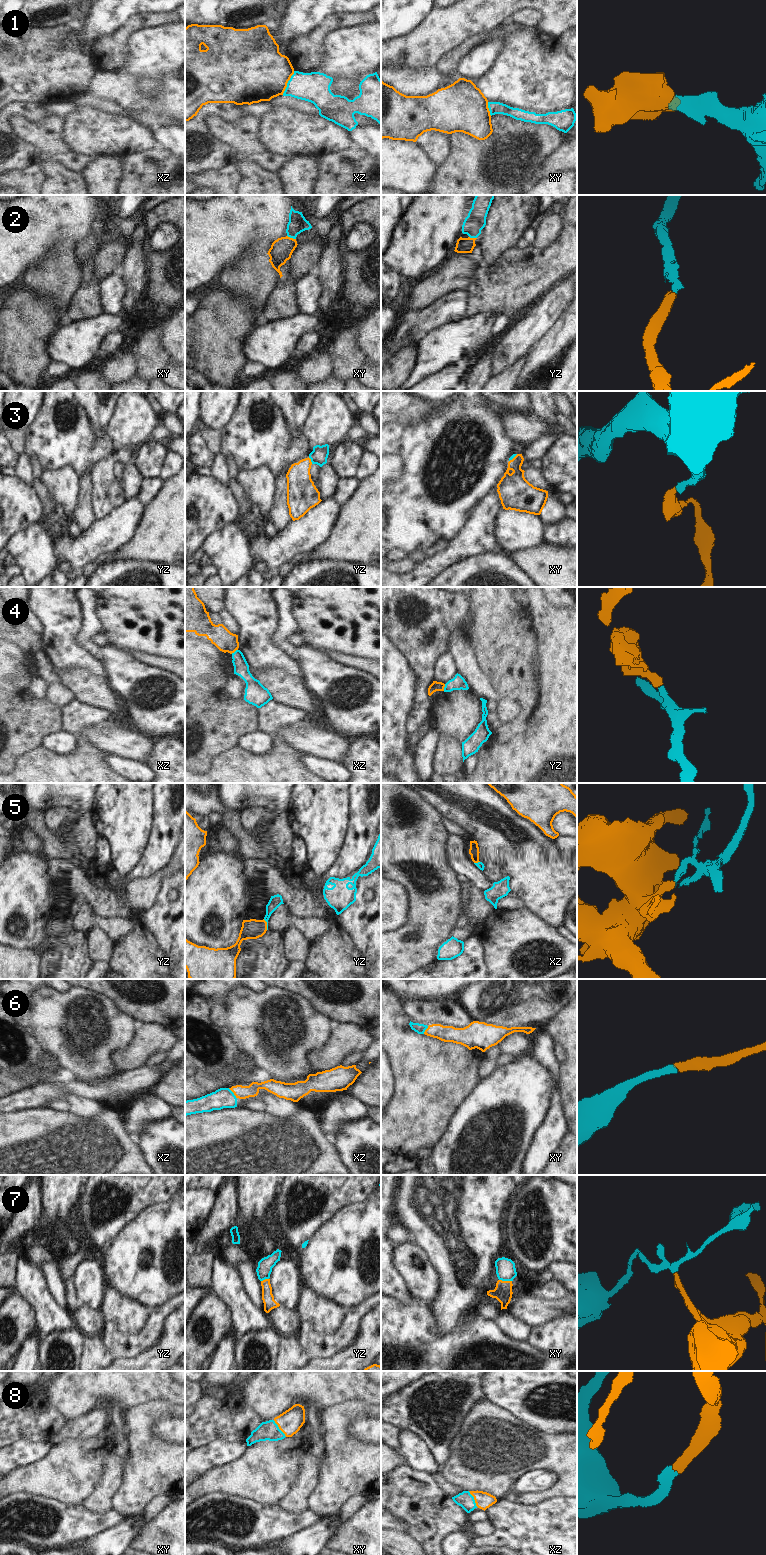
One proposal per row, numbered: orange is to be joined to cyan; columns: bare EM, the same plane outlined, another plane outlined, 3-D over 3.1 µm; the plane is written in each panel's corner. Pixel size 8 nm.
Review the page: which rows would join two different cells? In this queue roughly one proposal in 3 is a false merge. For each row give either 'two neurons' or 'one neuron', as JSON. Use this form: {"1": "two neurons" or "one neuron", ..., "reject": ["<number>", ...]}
{"1": "two neurons", "2": "one neuron", "3": "one neuron", "4": "two neurons", "5": "one neuron", "6": "one neuron", "7": "two neurons", "8": "one neuron", "reject": ["1", "4", "7"]}

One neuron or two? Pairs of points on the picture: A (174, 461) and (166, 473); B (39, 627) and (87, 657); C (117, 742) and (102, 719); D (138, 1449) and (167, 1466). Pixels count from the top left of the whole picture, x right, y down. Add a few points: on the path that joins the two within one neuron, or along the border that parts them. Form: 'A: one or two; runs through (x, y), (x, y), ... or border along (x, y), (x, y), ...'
A: one; runs through (173, 464), (169, 470)
B: two; border along (32, 610), (44, 625), (44, 633), (42, 635)
C: two; border along (105, 724), (93, 725), (83, 733)
D: one; runs through (145, 1456), (155, 1466), (160, 1466)

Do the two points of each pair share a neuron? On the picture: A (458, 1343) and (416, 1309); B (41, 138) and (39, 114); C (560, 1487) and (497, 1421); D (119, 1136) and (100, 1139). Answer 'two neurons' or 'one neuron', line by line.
A: one neuron
B: two neurons
C: one neuron
D: one neuron

